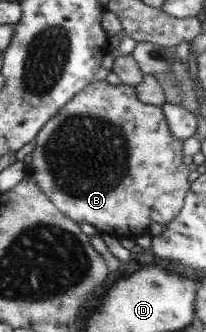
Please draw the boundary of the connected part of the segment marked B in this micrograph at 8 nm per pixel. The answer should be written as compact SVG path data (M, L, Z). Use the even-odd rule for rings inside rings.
M93 80L89 85L86 85L82 91L74 94L74 97L65 103L56 111L56 115L51 117L42 127L41 131L33 140L34 150L31 152L31 161L27 166L28 174L34 180L38 189L44 196L54 204L56 209L69 217L74 223L88 223L92 225L98 233L107 233L111 237L117 239L134 238L139 235L149 234L148 227L150 223L159 223L166 225L174 217L178 216L180 208L183 206L184 196L190 187L190 182L187 181L188 168L182 163L182 140L174 140L168 132L168 123L164 115L162 115L161 107L155 105L146 105L135 94L135 87L128 85L109 85L105 81Z

